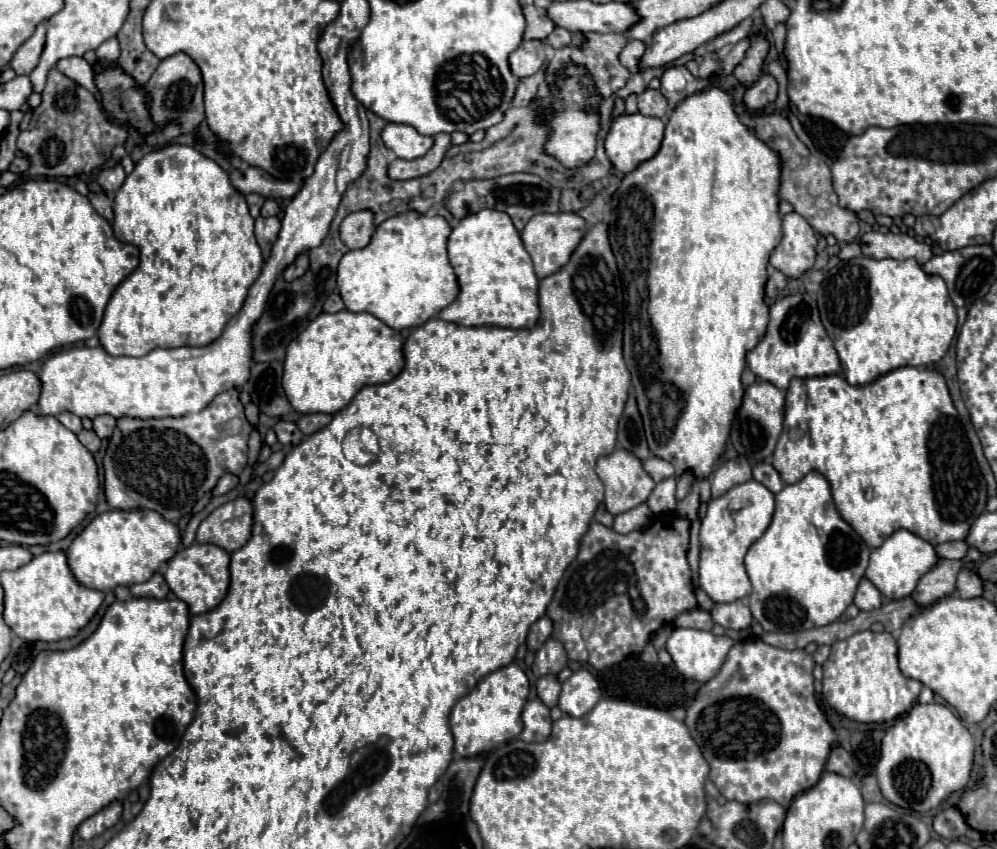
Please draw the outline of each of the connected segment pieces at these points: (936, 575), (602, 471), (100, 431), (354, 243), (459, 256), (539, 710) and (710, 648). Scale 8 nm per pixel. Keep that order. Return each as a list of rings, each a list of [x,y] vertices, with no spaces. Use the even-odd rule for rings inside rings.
[[[969,547],[966,556],[961,560],[939,560],[917,584],[915,592],[911,594],[919,604],[931,604],[935,600],[945,598],[947,594],[955,592],[955,580],[963,566],[969,562],[979,562],[981,553]]]
[[[627,450],[601,456],[597,476],[605,484],[605,506],[613,516],[643,504],[655,488],[653,478],[643,470],[639,458],[627,454]]]
[[[99,416],[99,418],[93,420],[93,430],[95,430],[95,434],[99,438],[109,438],[111,432],[113,432],[113,428],[115,428],[115,422],[117,420],[111,418],[111,416]]]
[[[371,210],[351,212],[339,226],[339,236],[349,250],[365,248],[375,232],[375,214]]]
[[[497,210],[469,214],[453,226],[447,240],[449,262],[459,282],[457,298],[439,312],[441,320],[461,326],[531,328],[539,318],[537,276],[511,218]]]
[[[539,698],[529,700],[523,708],[523,732],[521,740],[523,742],[545,742],[551,734],[551,718],[549,718],[549,708],[539,702]]]
[[[675,628],[665,644],[679,674],[697,682],[707,682],[719,672],[731,646],[733,640],[727,636],[687,628]]]

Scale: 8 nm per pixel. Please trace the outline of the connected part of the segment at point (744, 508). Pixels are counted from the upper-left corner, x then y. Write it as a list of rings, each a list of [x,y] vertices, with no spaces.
[[[749,480],[743,486],[735,486],[727,494],[709,502],[699,532],[699,586],[709,594],[713,602],[735,602],[751,594],[751,582],[745,574],[743,558],[749,546],[759,540],[771,524],[775,508],[773,498],[773,492],[769,492],[763,484]]]

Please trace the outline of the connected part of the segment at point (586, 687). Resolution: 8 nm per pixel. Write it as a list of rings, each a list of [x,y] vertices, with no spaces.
[[[581,668],[563,682],[563,690],[559,696],[559,708],[563,714],[581,718],[583,714],[593,710],[593,706],[597,704],[597,698],[601,698],[597,680],[593,678],[591,672]]]

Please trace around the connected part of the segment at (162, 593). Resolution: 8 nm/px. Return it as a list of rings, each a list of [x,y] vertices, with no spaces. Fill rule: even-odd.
[[[159,572],[153,574],[151,580],[147,580],[143,584],[133,584],[129,590],[131,590],[133,596],[149,596],[149,598],[155,598],[155,600],[163,600],[169,594],[169,586],[165,584],[165,580]]]

